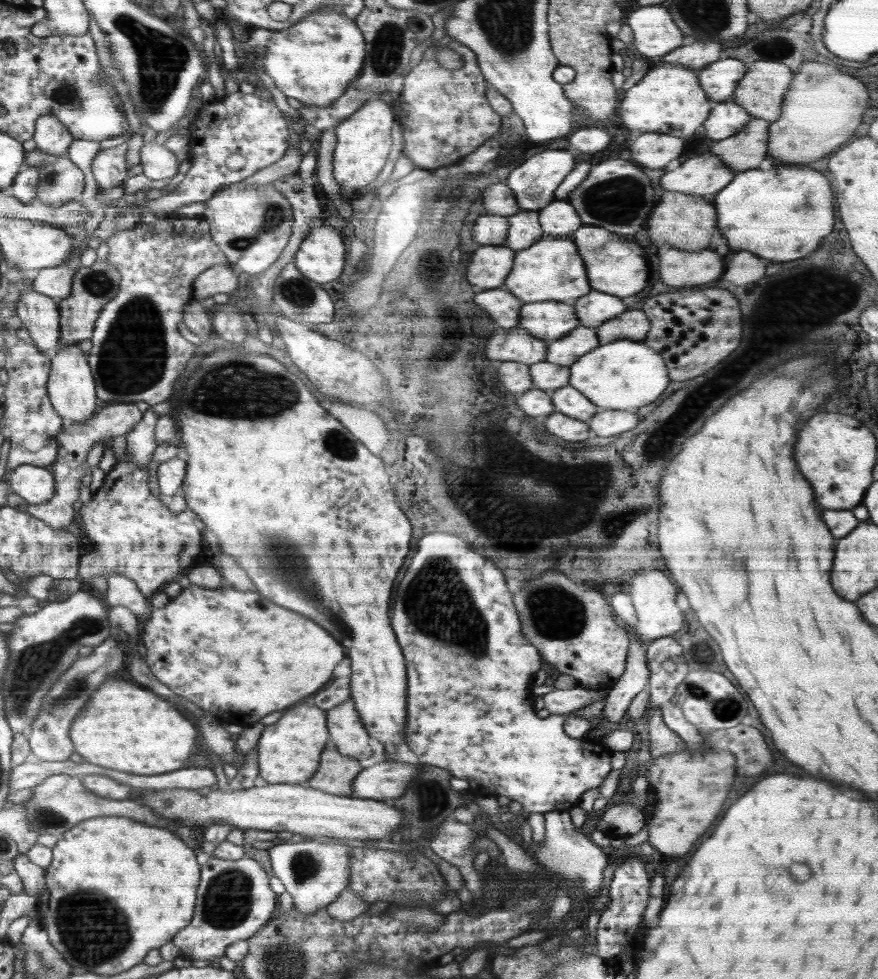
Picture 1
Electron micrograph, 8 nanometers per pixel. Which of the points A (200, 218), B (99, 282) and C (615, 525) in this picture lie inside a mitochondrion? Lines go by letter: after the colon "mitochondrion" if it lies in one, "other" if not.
A: other
B: mitochondrion
C: mitochondrion

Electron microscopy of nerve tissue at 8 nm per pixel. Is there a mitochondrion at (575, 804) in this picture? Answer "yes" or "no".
no

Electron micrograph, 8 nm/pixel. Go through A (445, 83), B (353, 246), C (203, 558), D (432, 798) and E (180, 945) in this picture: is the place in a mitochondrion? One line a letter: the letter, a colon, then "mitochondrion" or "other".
A: other
B: other
C: other
D: mitochondrion
E: other

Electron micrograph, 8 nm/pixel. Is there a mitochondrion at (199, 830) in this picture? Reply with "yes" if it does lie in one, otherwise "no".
no

